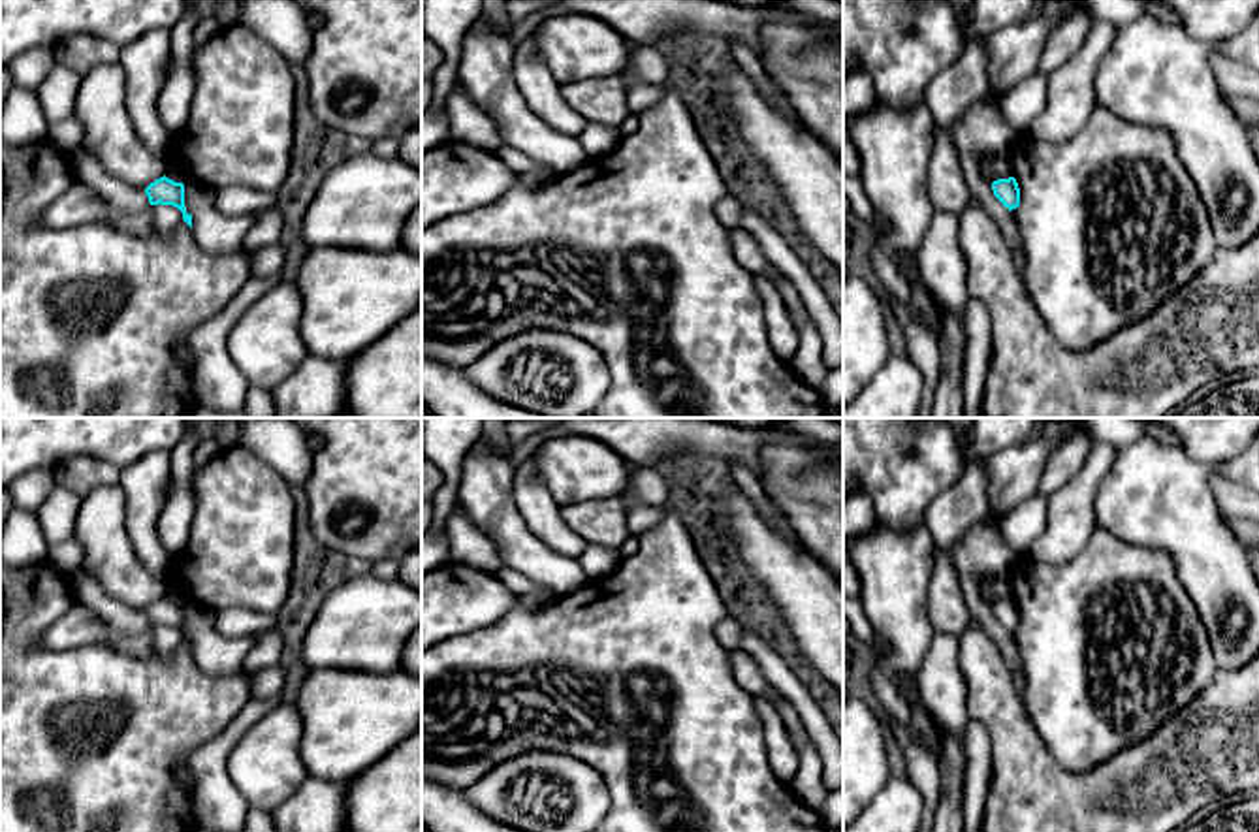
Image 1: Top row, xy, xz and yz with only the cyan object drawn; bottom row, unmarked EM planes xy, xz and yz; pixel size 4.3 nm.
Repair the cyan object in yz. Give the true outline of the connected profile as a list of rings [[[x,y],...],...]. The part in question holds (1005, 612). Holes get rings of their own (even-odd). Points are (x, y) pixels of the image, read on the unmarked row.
[[[1014,599],[997,600],[992,604],[994,617],[1007,629],[1009,632],[1020,627],[1020,610]]]

